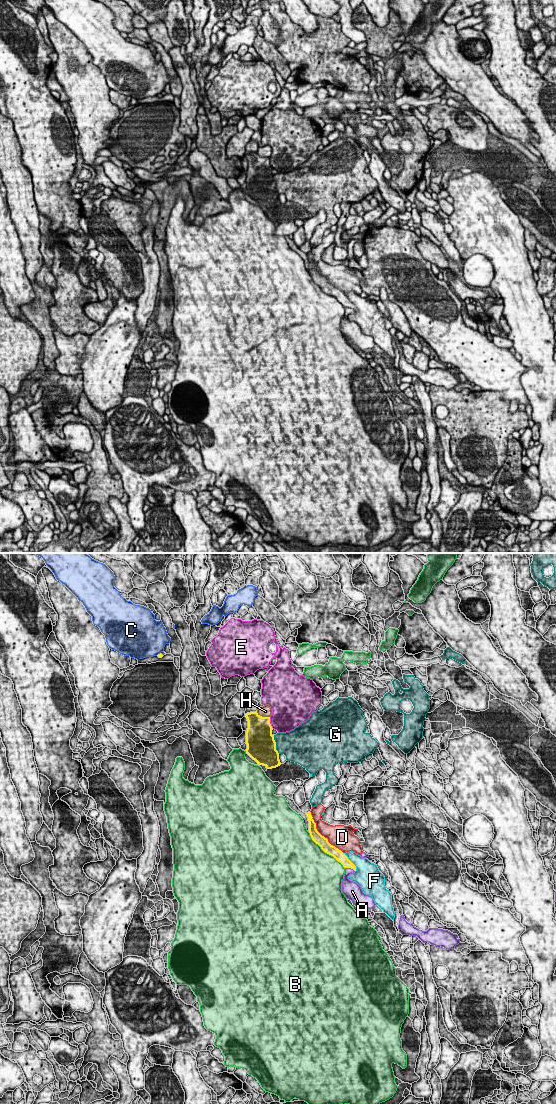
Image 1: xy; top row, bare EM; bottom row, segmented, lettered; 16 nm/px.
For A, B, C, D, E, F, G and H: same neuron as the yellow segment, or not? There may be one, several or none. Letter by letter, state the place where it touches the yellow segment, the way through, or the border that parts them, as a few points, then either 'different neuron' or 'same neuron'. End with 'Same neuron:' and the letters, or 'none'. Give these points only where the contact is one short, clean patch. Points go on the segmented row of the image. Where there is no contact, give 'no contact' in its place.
A: contact xy (350, 867); different neuron
B: contact xy (325, 852); different neuron
C: contact xy (158, 654); different neuron
D: contact xy (320, 834); different neuron
E: contact xy (269, 723); different neuron
F: contact xy (351, 862); different neuron
G: contact xy (275, 744); different neuron
H: contact xy (263, 717); border xy (256, 711), (262, 716), (269, 717); different neuron
Same neuron: none

